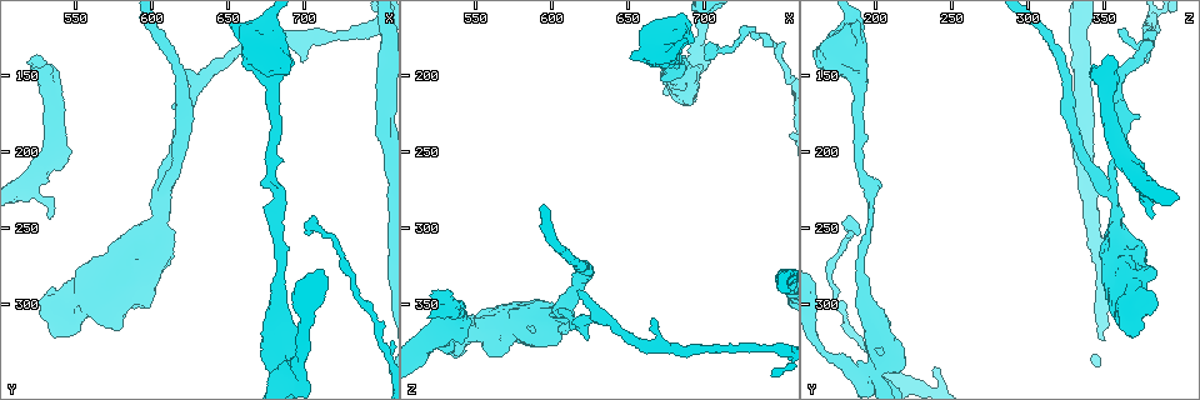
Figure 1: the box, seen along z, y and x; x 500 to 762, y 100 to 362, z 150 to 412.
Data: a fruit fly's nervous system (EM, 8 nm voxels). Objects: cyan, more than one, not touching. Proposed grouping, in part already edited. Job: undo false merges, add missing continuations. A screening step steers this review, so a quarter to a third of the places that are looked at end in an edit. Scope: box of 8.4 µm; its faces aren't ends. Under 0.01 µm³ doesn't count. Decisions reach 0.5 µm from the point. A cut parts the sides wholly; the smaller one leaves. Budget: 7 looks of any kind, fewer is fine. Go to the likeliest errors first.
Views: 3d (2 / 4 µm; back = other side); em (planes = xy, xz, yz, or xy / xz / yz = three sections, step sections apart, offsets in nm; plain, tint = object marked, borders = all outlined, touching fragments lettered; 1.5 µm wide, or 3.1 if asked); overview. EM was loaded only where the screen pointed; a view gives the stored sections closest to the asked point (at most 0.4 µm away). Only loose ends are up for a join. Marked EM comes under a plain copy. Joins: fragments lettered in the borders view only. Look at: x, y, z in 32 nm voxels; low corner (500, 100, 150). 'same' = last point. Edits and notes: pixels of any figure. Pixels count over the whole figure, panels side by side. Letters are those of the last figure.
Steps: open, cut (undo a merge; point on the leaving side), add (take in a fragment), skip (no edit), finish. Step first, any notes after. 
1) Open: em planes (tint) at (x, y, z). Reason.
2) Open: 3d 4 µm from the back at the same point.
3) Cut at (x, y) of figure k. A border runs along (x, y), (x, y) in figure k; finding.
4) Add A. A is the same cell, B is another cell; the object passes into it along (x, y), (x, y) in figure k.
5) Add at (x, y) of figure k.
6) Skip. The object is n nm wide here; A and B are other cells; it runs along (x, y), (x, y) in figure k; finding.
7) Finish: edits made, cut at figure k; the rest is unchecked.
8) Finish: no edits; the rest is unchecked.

Open: 3d 2 µm at (694, 340, 212). Stops while still wide.

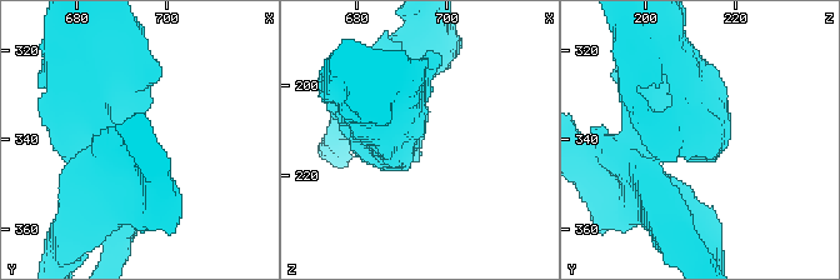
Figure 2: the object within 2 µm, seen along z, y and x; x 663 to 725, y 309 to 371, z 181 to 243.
Open: em xz step 8 (tint) at (693, 343, 212). Need the tissue.

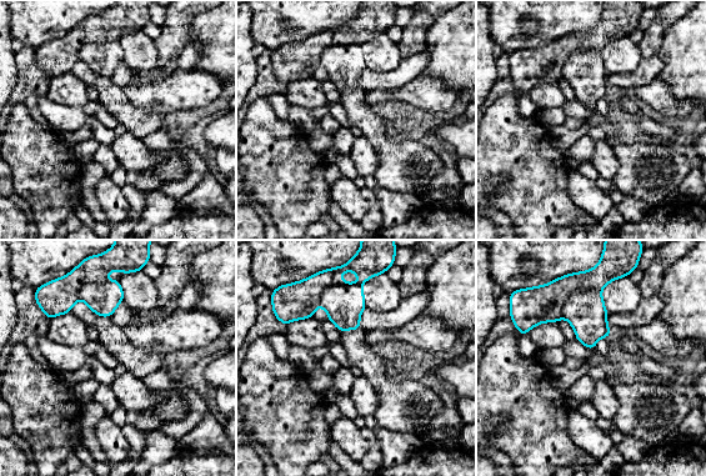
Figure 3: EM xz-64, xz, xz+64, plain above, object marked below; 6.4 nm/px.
Open: em planes (borders) at the same point.

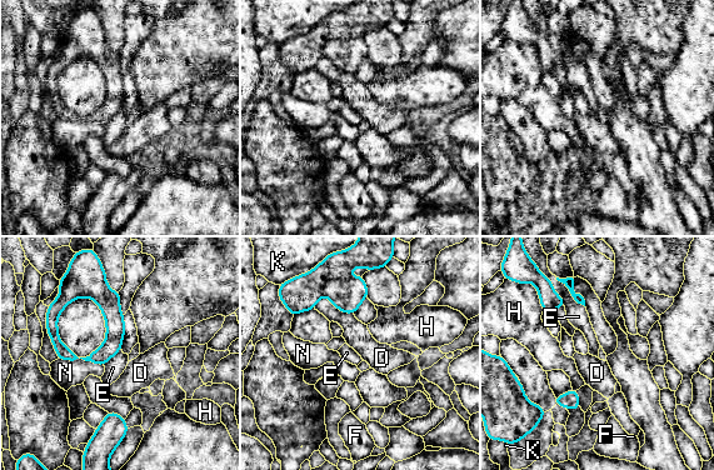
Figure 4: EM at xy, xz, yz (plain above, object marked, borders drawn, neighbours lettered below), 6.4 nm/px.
Cut at (301, 293) of figure 4. The longest contact is with N, 300 nm; D, E, F, H, K and N are other cells; two cells meet here.

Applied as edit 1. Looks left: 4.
Open: overview. Redraw.

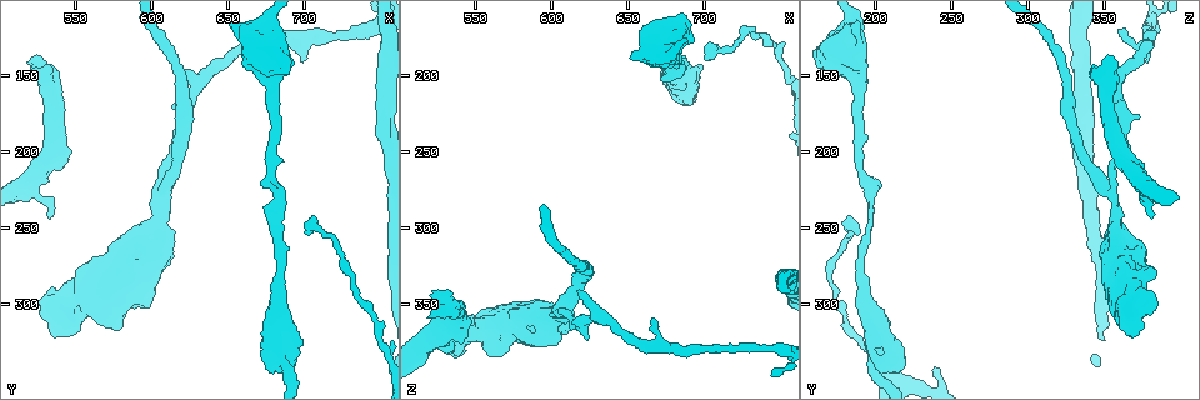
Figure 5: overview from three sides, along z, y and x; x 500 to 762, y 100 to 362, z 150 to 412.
Open: em xz step 4 (borders) at (606, 230, 356). Sudden change in width.

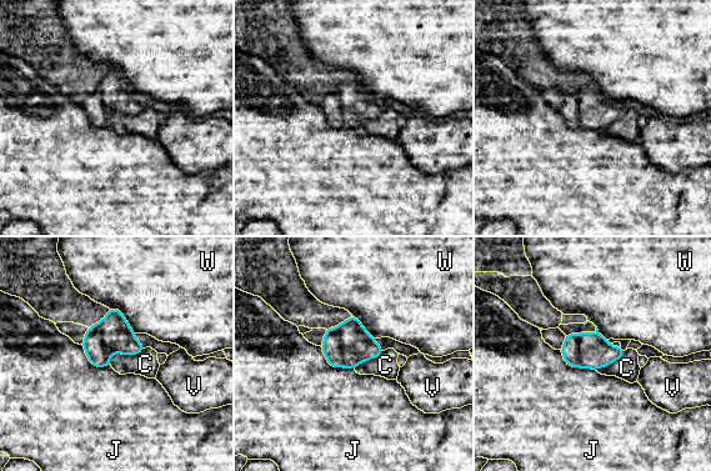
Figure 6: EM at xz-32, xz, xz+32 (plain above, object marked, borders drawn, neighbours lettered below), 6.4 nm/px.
Cut at (93, 345) of figure 6. The object is 220 nm wide here; C, J, V and W are other cells; a border runs along (93, 326), (100, 337), (108, 365) in figure 6; two cells meet here.

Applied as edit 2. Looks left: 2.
Finish: edits made, cut at figure 4, cut at figure 6; the rest is unchecked.

